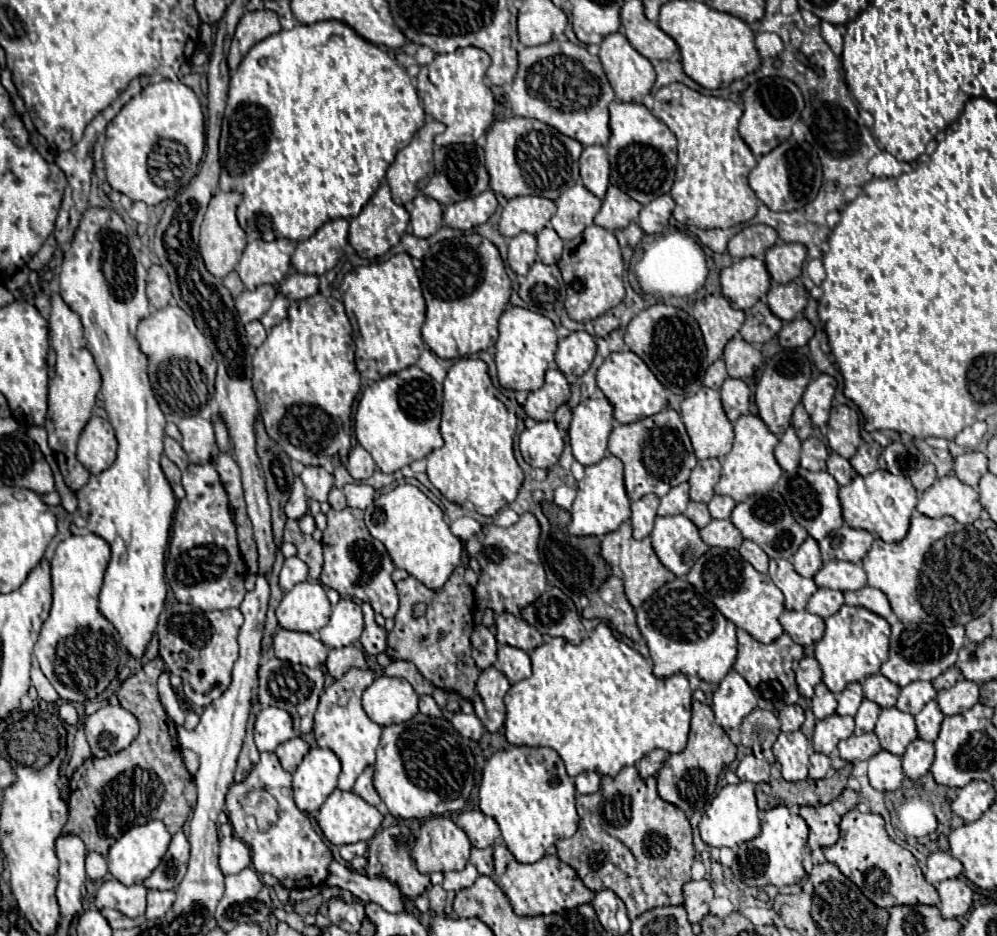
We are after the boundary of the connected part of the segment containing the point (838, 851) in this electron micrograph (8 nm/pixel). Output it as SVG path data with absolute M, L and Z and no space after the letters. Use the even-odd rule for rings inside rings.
M851 809L849 813L843 815L839 827L841 827L839 841L831 847L825 847L823 855L829 863L837 865L845 877L851 879L865 893L865 897L869 897L869 901L873 901L877 907L883 907L883 909L891 909L895 905L919 905L919 903L921 905L939 905L937 889L925 881L921 867L917 865L917 859L907 849L899 847L895 841L889 839L889 835L885 831L885 821L881 815L861 813L859 809Z

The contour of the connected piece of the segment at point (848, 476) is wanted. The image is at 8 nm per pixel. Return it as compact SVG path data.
M831 453L831 455L829 455L829 459L827 459L827 471L835 477L835 481L837 481L839 485L847 485L847 483L857 475L855 469L849 465L849 461L843 459L843 457L837 455L837 453Z

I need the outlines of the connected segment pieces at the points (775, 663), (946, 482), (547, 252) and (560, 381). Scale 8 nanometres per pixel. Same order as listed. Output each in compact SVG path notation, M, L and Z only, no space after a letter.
M737 629L737 641L739 641L739 653L737 653L733 669L741 677L745 677L745 681L751 685L751 689L759 701L759 707L777 713L785 705L797 703L799 691L797 691L797 683L795 683L795 667L801 661L801 657L805 655L803 647L797 645L795 641L791 641L791 637L787 633L783 633L773 643L765 645L765 643L755 641L747 631Z
M945 475L937 479L919 497L917 511L927 517L951 515L959 523L973 523L981 513L979 495L955 475Z
M545 227L541 233L535 235L535 239L537 239L539 261L545 261L545 265L557 263L563 251L563 239L551 227Z
M549 369L545 373L545 385L537 391L531 391L523 409L533 421L549 421L555 415L555 409L571 397L569 383L559 369Z

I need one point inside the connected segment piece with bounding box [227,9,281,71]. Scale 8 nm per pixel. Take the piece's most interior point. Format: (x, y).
(254, 26)

